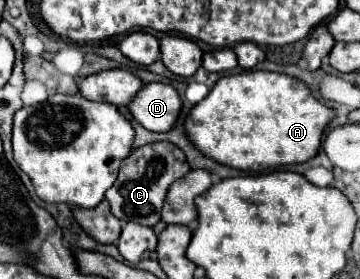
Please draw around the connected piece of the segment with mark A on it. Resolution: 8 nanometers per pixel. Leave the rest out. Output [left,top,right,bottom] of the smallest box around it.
[185,71,335,171]

